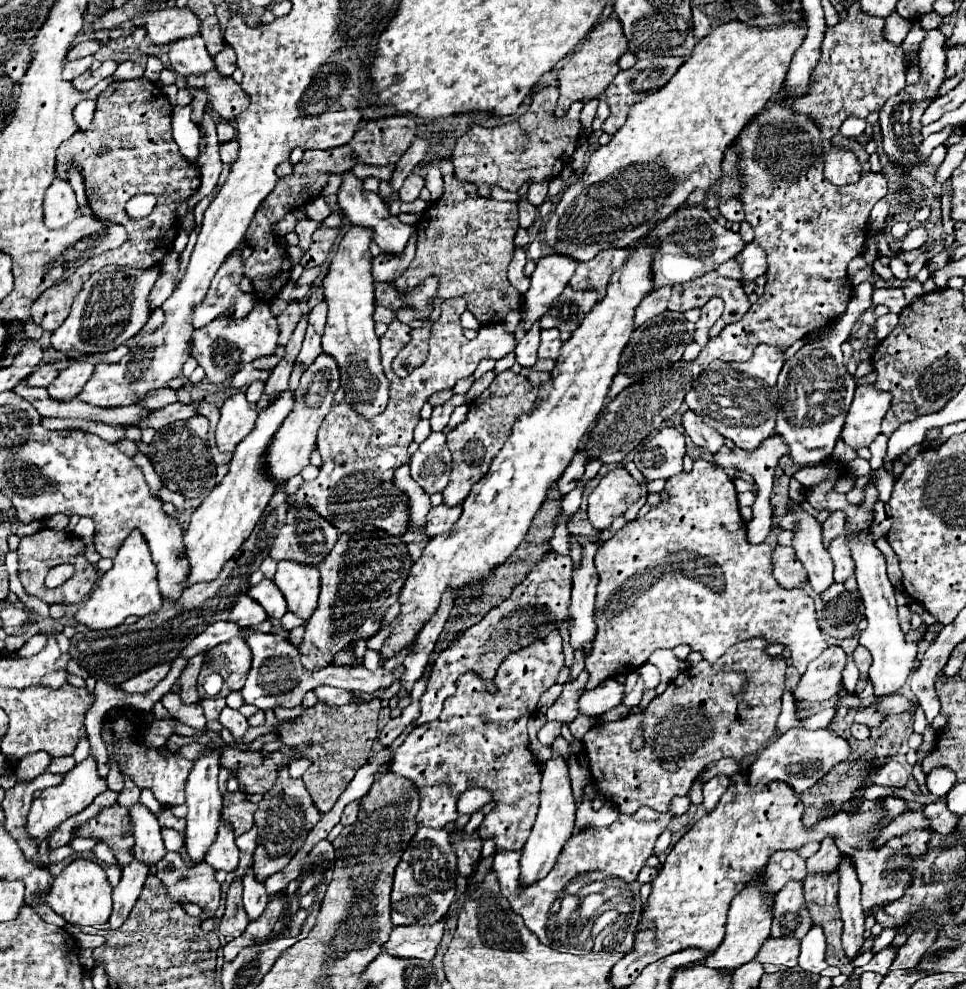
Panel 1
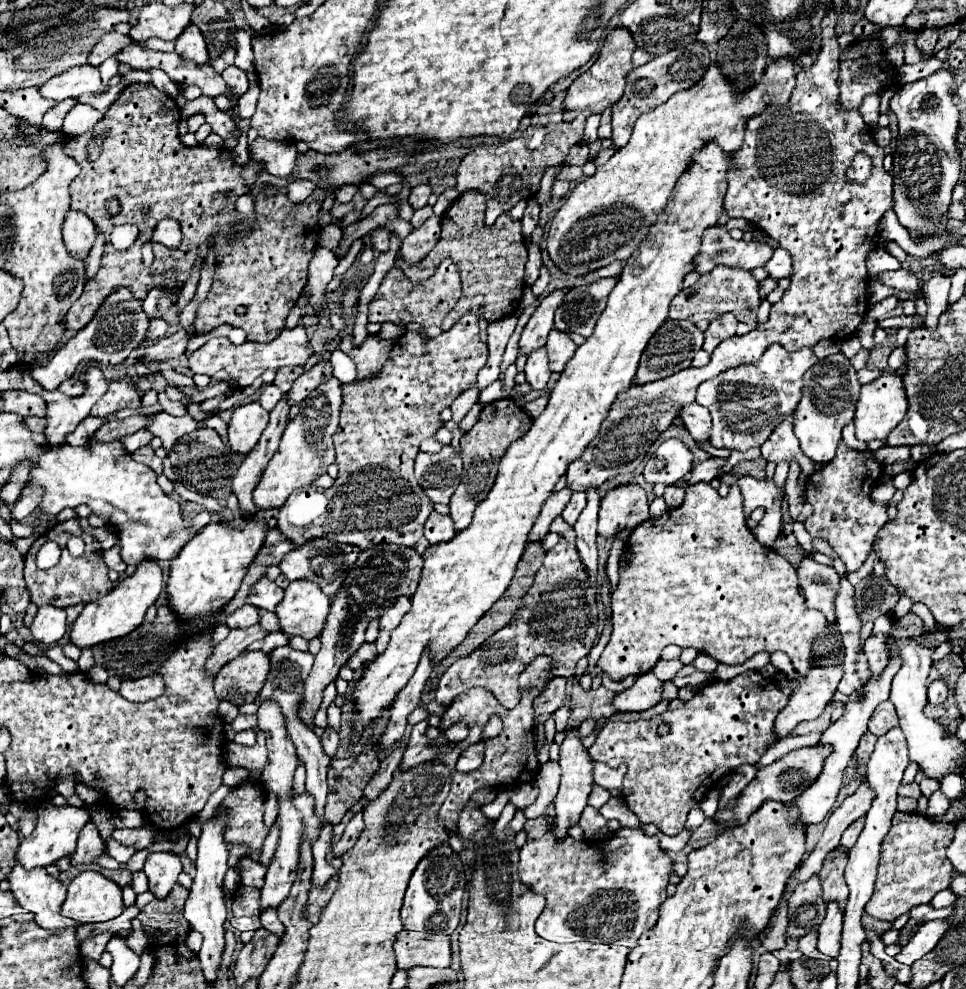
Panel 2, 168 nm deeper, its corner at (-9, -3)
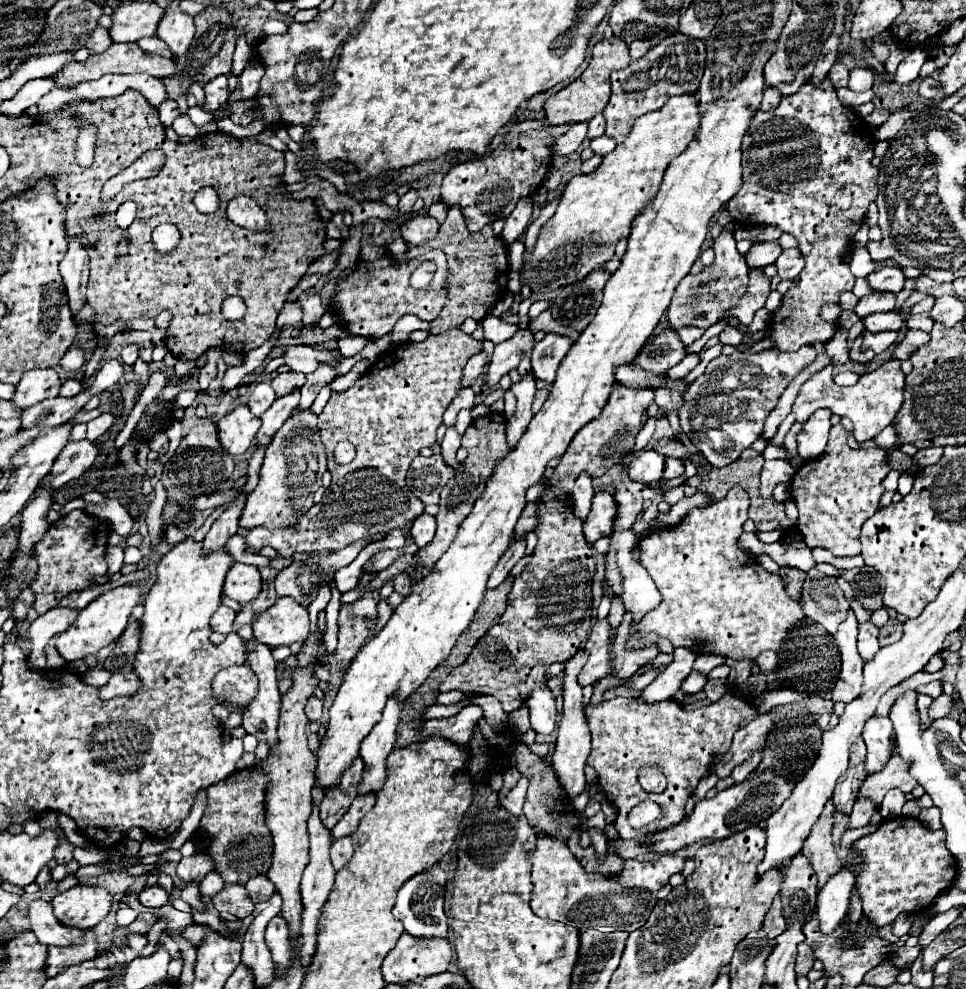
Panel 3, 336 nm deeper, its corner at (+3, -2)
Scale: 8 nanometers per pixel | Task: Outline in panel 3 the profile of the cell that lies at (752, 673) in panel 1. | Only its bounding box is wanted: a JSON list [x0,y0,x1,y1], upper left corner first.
[586,691,758,841]

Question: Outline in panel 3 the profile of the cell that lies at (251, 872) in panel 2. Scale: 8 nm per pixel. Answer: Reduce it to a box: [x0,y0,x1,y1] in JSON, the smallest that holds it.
[244,875,276,903]

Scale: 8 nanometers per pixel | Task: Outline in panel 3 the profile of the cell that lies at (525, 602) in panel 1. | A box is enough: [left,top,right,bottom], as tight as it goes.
[444,487,594,713]

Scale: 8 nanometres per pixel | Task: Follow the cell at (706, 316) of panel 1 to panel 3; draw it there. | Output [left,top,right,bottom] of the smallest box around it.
[720,327,742,345]

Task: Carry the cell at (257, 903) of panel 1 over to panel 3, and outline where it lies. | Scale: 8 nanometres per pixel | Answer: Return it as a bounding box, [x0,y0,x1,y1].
[266,915,290,969]

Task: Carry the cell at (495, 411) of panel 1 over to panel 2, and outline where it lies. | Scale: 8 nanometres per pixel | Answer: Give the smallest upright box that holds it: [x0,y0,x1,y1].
[450,400,532,532]

